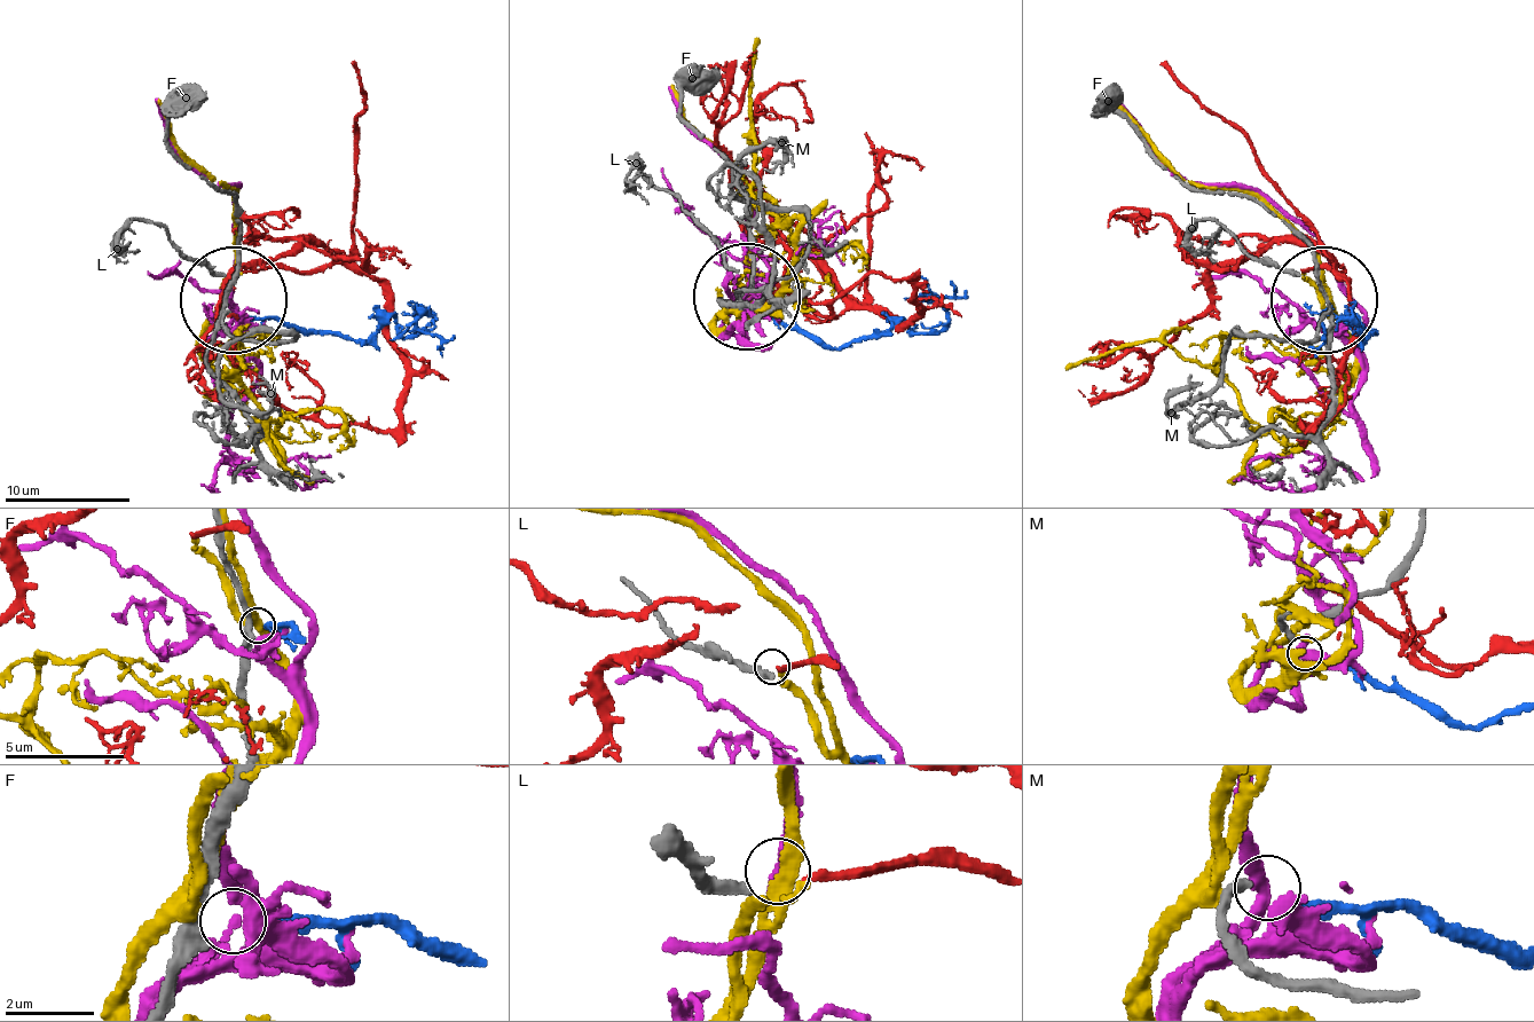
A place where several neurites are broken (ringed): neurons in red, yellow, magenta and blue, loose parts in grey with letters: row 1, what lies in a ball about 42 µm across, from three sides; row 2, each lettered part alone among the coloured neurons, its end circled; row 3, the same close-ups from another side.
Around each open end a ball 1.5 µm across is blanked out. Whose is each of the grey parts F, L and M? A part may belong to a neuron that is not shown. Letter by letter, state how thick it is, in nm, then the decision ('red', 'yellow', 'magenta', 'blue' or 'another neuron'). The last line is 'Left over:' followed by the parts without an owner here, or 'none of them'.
F: 280 nm | blue
L: 240 nm | red
M: 260 nm | another neuron
Left over: M

